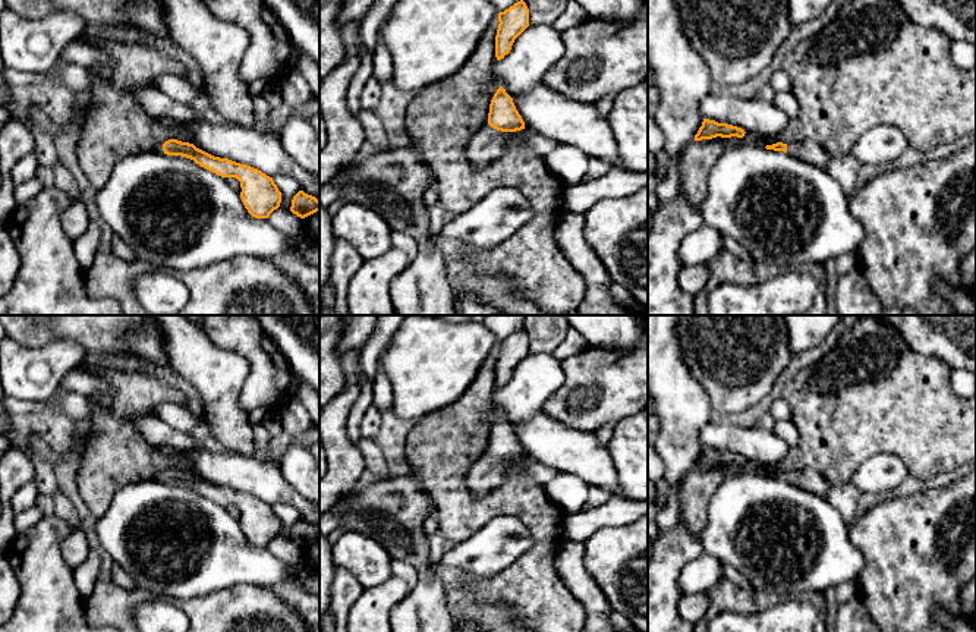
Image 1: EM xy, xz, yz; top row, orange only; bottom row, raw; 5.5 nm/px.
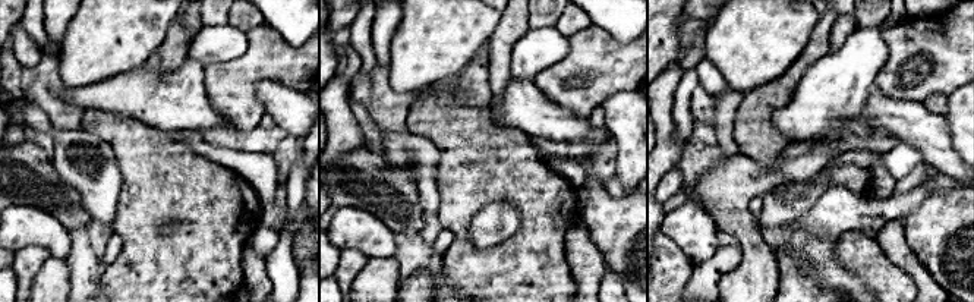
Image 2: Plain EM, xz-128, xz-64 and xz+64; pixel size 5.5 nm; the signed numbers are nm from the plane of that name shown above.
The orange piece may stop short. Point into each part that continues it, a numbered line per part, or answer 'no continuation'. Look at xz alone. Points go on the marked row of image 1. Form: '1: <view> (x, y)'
1: xz (488, 144)

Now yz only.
1: yz (809, 151)

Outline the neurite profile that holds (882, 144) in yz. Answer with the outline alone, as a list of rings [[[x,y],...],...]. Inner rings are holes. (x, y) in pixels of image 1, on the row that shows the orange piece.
[[[881,125],[860,138],[853,154],[862,164],[885,164],[897,160],[907,148],[909,144],[897,128]]]

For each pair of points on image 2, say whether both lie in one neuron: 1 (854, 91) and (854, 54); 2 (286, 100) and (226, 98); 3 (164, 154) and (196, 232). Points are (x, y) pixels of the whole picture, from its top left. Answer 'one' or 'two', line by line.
1: one
2: two
3: one

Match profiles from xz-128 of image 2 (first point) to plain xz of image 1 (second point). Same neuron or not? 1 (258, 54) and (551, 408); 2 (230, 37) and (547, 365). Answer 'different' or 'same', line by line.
1: same
2: same

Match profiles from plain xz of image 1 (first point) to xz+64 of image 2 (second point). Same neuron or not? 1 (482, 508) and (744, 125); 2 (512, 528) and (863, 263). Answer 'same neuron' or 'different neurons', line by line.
1: same neuron
2: different neurons

